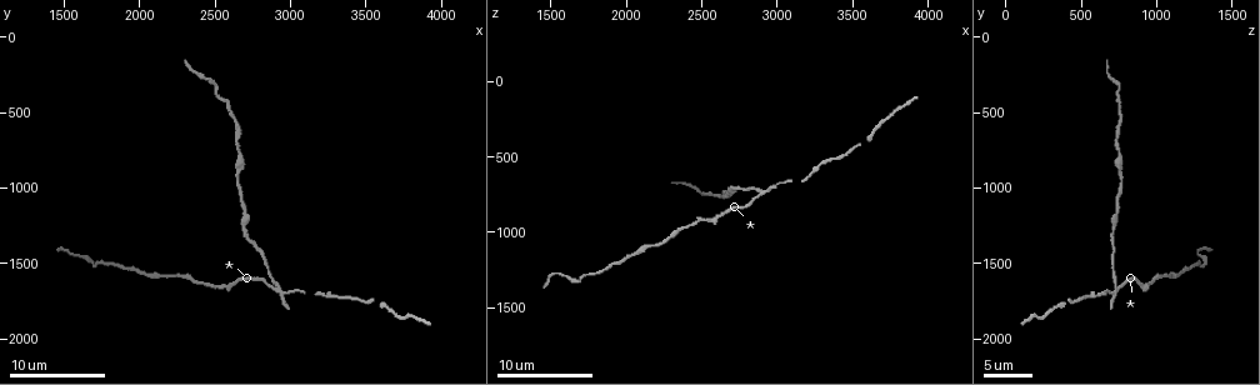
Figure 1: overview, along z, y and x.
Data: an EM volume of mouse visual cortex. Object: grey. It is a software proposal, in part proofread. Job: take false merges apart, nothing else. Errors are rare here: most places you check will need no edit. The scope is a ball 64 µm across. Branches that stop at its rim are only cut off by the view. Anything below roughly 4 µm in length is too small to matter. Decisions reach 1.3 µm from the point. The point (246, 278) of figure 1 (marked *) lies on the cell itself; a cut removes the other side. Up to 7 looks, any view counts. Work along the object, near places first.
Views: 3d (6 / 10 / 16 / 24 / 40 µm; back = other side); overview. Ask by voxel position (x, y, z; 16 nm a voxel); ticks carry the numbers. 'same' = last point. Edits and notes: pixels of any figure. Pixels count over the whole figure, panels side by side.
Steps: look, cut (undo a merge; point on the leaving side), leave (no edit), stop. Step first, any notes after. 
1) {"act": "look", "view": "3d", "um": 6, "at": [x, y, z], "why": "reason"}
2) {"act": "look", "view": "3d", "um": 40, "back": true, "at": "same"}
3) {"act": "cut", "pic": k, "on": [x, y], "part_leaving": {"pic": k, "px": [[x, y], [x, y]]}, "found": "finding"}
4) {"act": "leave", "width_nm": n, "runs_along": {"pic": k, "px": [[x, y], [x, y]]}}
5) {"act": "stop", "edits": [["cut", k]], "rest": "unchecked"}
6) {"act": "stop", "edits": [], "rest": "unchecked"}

{"act": "look", "view": "3d", "um": 10, "at": [2620, 1640, 900], "why": "sudden change in width"}

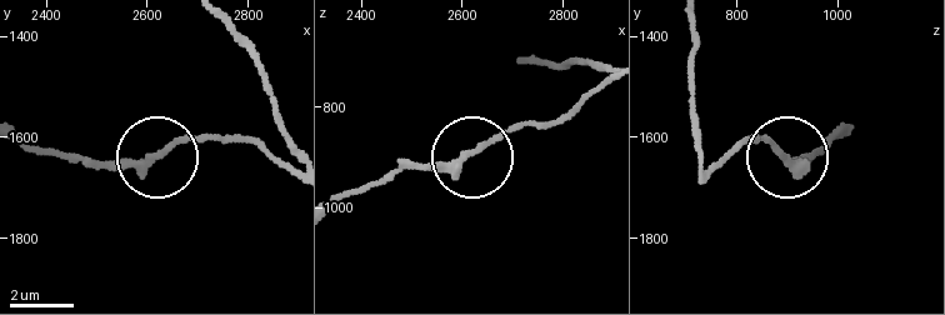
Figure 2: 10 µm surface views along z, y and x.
{"act": "leave", "width_nm": 170, "runs_along": {"pic": 2, "px": [[201, 136], [148, 160], [70, 160]]}, "found": "all the same cell"}

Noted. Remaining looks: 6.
{"act": "look", "view": "3d", "um": 16, "at": [2140, 1580, 1100], "why": "sudden change in width"}

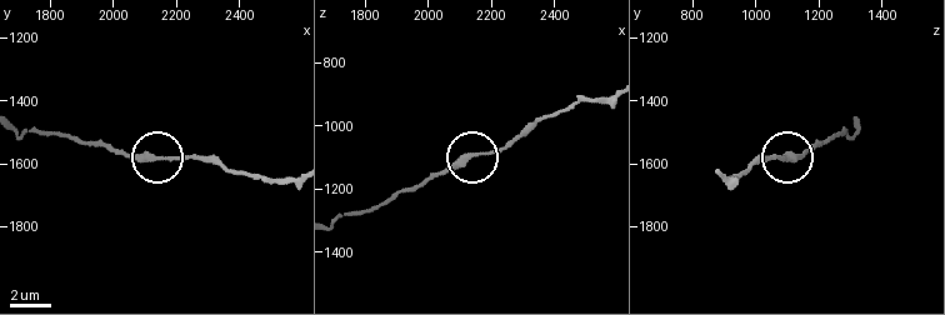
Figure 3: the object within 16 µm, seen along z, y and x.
{"act": "look", "view": "3d", "um": 16, "back": true, "at": [2140, 1580, 1090]}

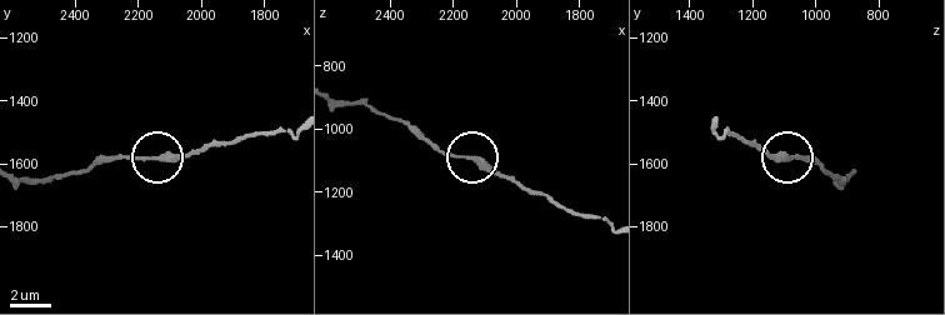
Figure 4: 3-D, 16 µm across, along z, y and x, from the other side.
{"act": "leave", "runs_along": {"pic": 4, "px": [[21, 178], [56, 178], [118, 158], [201, 153]]}, "found": "continuous, no second cell"}

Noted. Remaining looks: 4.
{"act": "look", "view": "3d", "um": 10, "at": [2660, 800, 760], "why": "sudden change in width"}

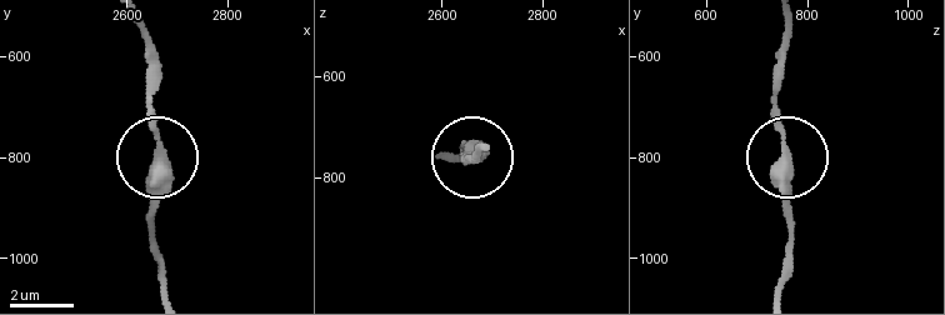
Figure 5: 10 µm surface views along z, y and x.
{"act": "leave", "runs_along": {"pic": 5, "px": [[781, 293], [789, 156], [773, 70]]}, "found": "all the same cell"}

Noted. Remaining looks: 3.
{"act": "look", "view": "3d", "um": 16, "at": [3300, 1720, 520], "why": "thick turns thin"}

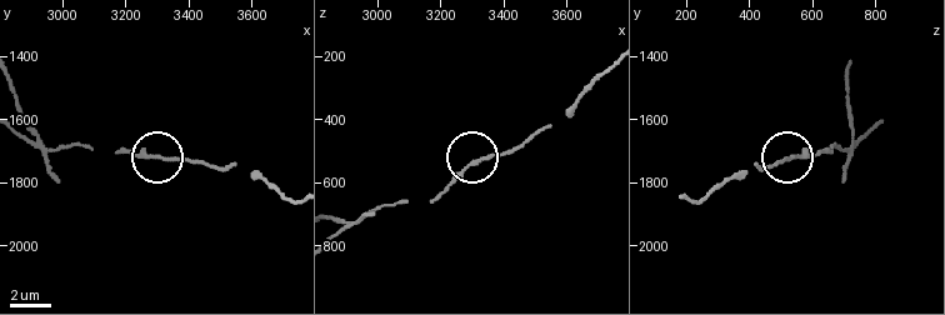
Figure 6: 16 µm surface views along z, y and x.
{"act": "leave", "runs_along": {"pic": 6, "px": [[879, 124], [845, 149], [834, 144], [826, 154], [778, 164]]}, "found": "continuous, no second cell"}

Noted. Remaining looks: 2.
{"act": "stop", "edits": [], "rest": "unchecked"}

